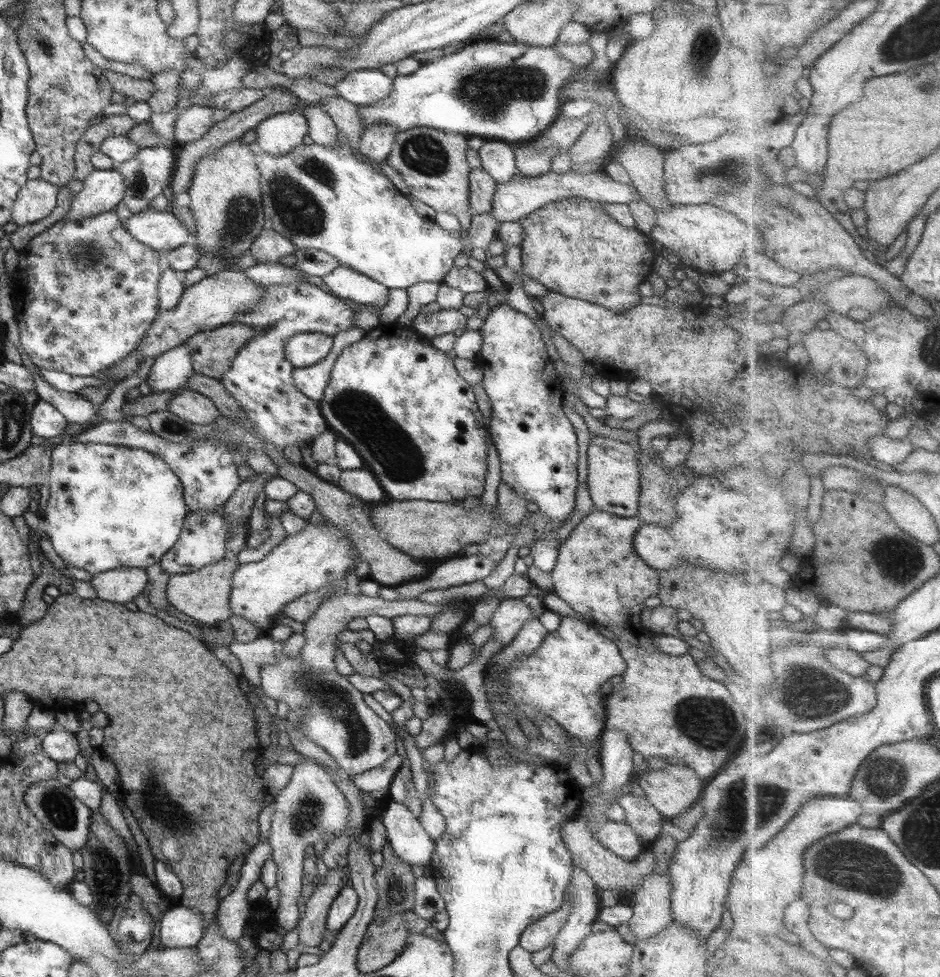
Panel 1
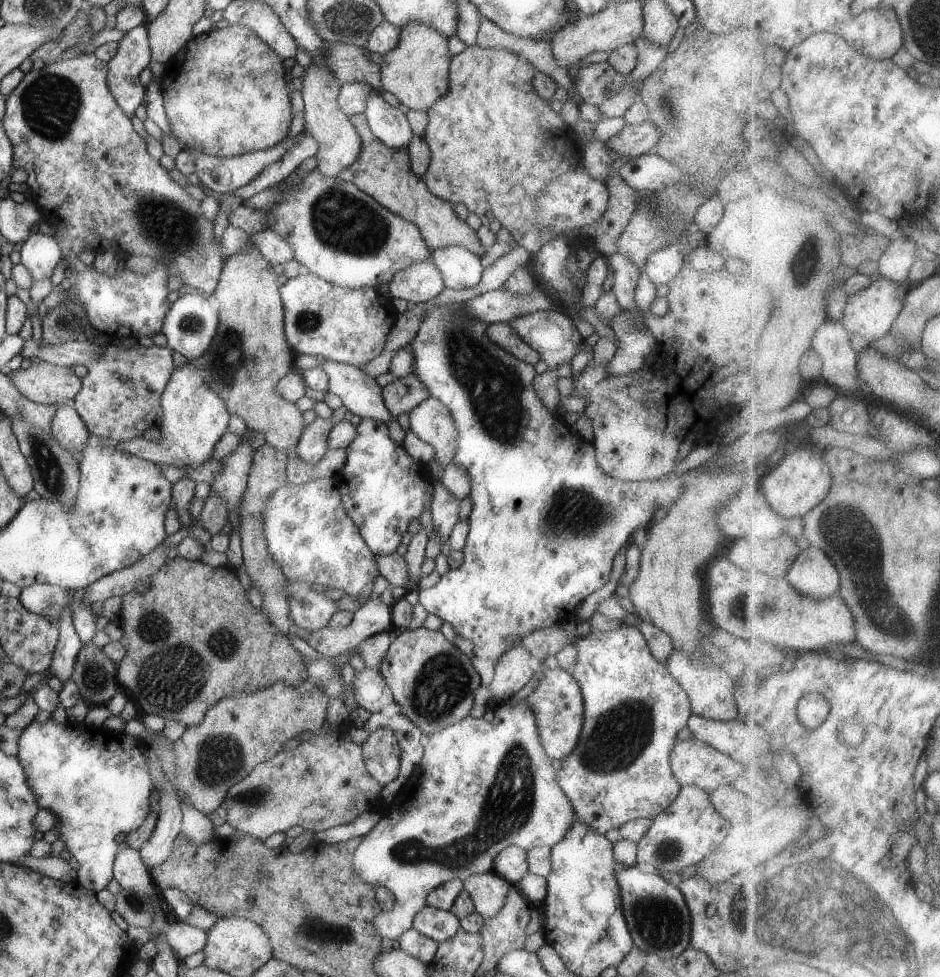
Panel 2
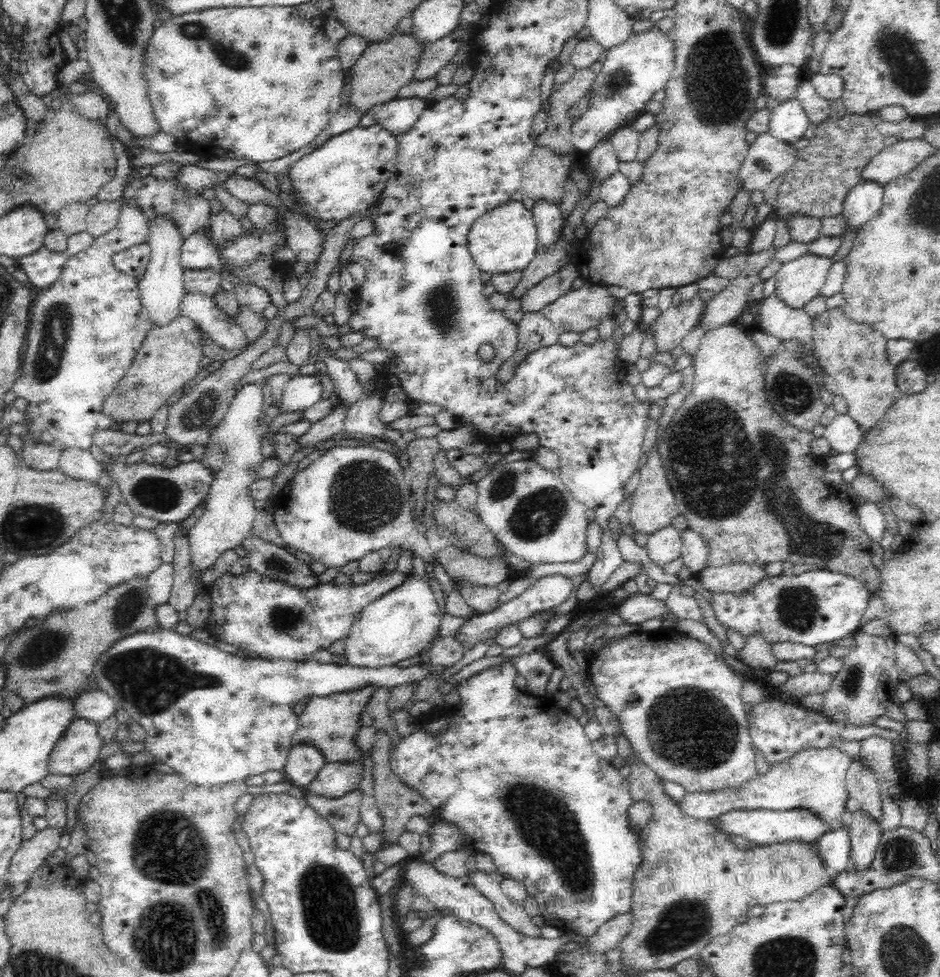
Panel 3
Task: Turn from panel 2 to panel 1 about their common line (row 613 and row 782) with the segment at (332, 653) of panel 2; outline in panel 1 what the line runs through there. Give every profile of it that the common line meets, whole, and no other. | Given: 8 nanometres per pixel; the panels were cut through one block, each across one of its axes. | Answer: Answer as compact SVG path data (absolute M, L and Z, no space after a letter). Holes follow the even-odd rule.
M398 754L390 756L384 764L362 772L362 774L351 775L351 780L358 789L366 792L376 792L376 790L389 790L395 775L402 766L402 758Z

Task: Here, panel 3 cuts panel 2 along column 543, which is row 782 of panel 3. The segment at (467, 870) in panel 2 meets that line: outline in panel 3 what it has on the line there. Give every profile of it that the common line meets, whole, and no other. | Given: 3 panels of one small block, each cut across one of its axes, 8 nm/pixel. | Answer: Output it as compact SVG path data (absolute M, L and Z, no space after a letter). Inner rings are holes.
M810 748L794 756L772 763L765 774L757 773L752 780L737 789L718 789L708 792L687 792L679 803L681 810L691 818L708 821L738 810L790 811L794 808L808 810L824 821L828 828L837 829L847 824L848 800L846 773L852 764L850 755L836 748Z

